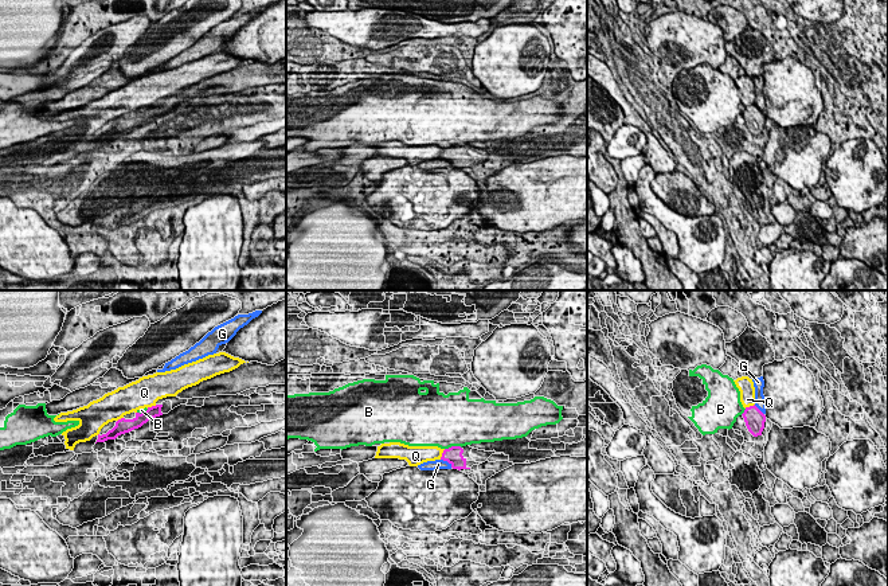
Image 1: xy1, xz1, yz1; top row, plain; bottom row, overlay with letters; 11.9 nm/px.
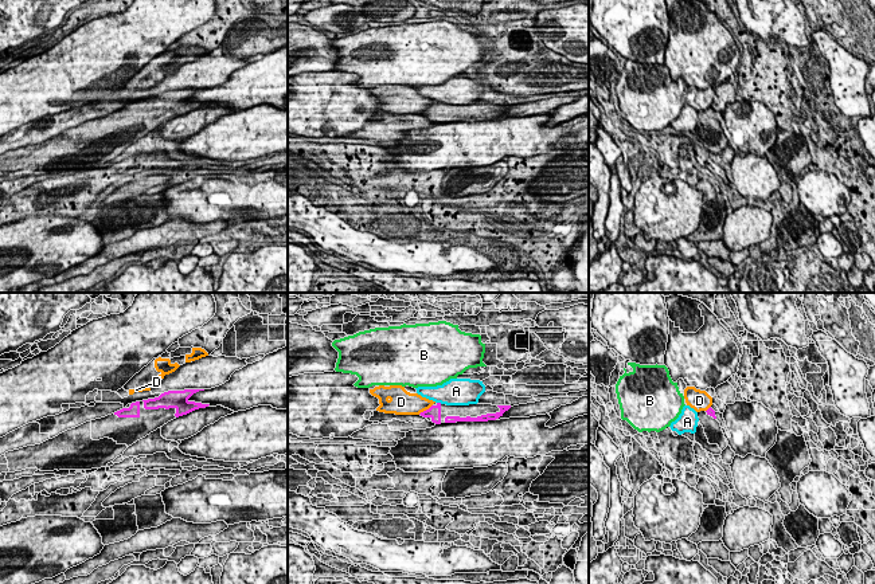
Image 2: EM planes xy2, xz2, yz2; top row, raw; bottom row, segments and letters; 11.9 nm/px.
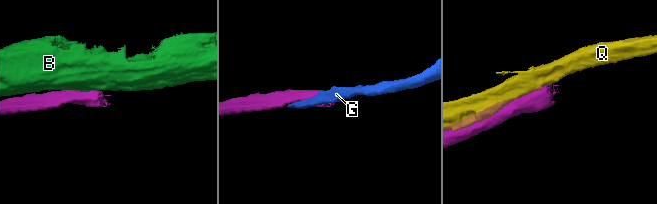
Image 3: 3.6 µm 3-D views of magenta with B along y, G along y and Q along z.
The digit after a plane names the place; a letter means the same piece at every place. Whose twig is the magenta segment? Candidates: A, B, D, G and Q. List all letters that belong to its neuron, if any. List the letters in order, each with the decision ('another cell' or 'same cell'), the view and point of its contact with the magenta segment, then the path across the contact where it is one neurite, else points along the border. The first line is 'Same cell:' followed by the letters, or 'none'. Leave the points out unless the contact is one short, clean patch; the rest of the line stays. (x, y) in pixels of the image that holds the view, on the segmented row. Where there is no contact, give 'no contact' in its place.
Same cell: none
A: another cell; contact xz2 (440, 403)
B: another cell; contact xz1 (453, 446)
D: another cell; contact xz2 (426, 410)
G: another cell; contact xz1 (446, 460); border xz1 (441, 458), (452, 467)
Q: another cell; contact xz1 (442, 454)

